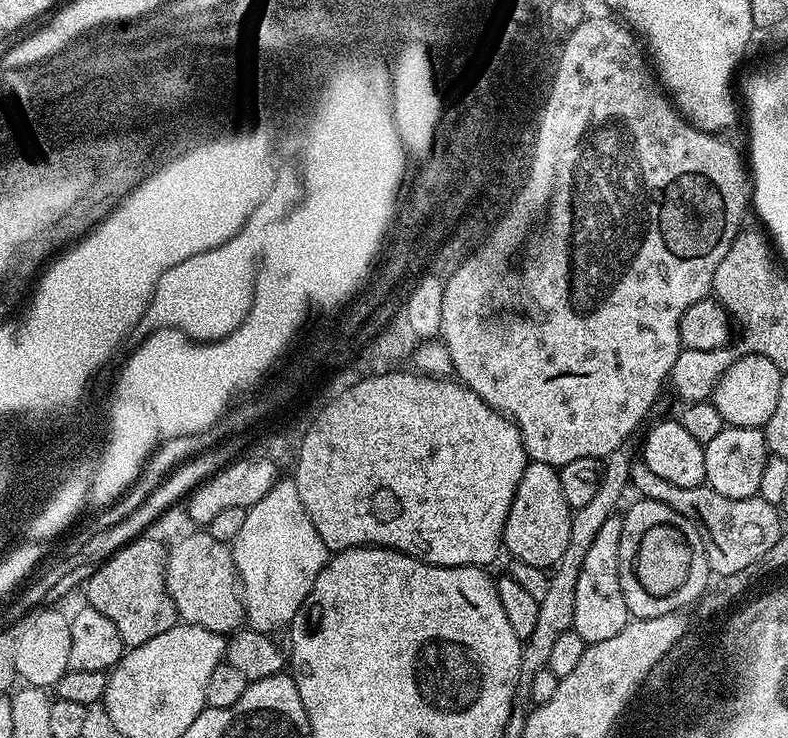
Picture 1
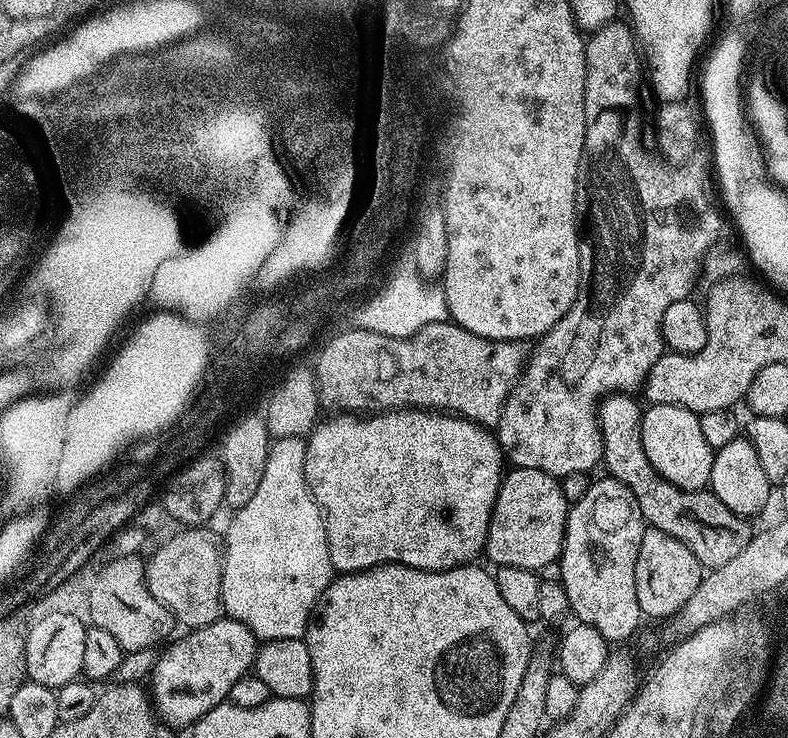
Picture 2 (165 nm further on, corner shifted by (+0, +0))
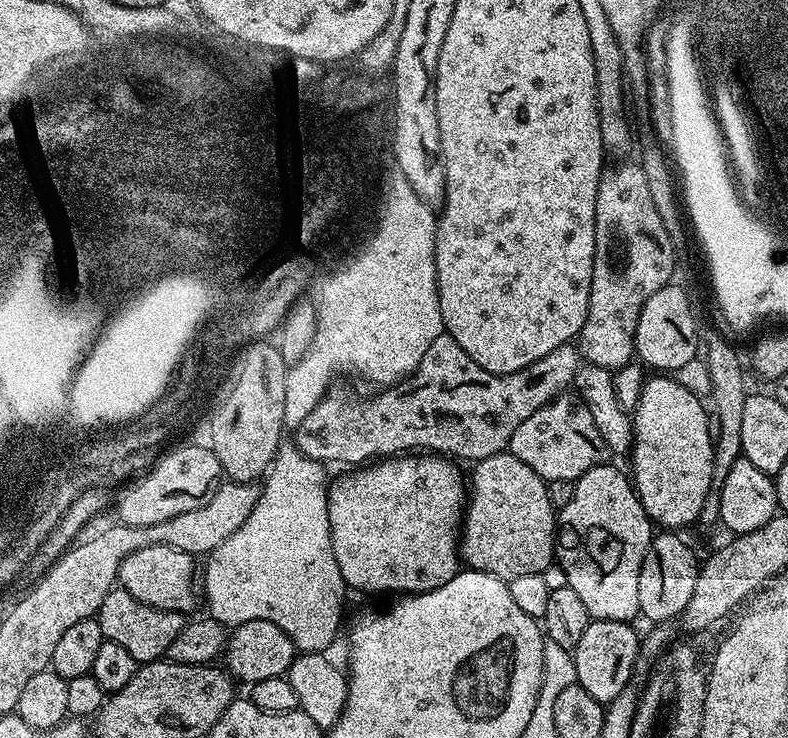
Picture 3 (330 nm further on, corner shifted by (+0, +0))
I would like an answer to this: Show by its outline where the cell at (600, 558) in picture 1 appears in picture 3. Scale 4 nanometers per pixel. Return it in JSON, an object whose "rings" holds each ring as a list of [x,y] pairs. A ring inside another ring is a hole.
{"rings":[[[612,462],[586,470],[586,474],[582,474],[575,481],[574,498],[570,498],[570,502],[566,502],[566,506],[559,509],[556,517],[554,560],[566,572],[568,587],[574,590],[574,594],[578,594],[591,619],[632,622],[640,616],[638,574],[642,570],[646,550],[652,545],[653,535],[653,521],[648,519],[642,502],[636,497],[631,479],[625,473],[623,476]]]}

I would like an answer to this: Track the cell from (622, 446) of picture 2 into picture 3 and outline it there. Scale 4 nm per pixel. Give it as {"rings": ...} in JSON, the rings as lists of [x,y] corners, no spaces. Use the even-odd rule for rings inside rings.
{"rings":[[[442,334],[438,338],[434,338],[434,342],[430,342],[430,350],[426,350],[426,354],[422,354],[422,362],[418,362],[415,372],[407,377],[405,384],[399,383],[385,387],[383,390],[377,391],[380,393],[378,393],[373,400],[359,400],[356,396],[343,396],[340,392],[329,391],[320,399],[318,406],[314,406],[314,410],[310,410],[310,414],[306,414],[306,418],[302,418],[302,422],[295,425],[294,432],[296,432],[296,437],[294,437],[294,443],[297,450],[306,458],[314,458],[319,464],[325,466],[331,466],[331,464],[360,466],[365,462],[375,461],[377,458],[391,458],[397,454],[407,453],[409,450],[429,450],[431,453],[443,454],[449,458],[455,458],[460,462],[465,462],[464,460],[475,462],[482,458],[490,458],[494,454],[498,454],[507,449],[508,440],[514,434],[514,430],[518,430],[518,426],[522,426],[522,422],[526,422],[526,418],[528,418],[534,410],[541,408],[546,402],[546,395],[544,396],[544,392],[552,392],[548,394],[567,393],[569,391],[568,387],[576,380],[576,388],[580,391],[579,399],[586,406],[586,410],[590,410],[590,418],[594,418],[594,426],[598,426],[598,434],[602,434],[602,442],[606,442],[609,453],[611,453],[613,457],[627,457],[632,450],[632,418],[629,412],[618,402],[616,391],[614,390],[613,379],[613,373],[609,371],[609,369],[598,366],[597,364],[582,362],[580,351],[575,343],[563,344],[562,346],[558,346],[558,350],[550,350],[550,354],[546,354],[546,358],[538,358],[538,362],[534,362],[522,370],[518,370],[514,374],[502,374],[501,376],[498,374],[490,374],[486,370],[482,370],[482,366],[478,366],[478,362],[474,362],[474,358],[470,358],[470,354],[466,354],[466,350],[462,350],[462,346],[458,346],[458,342],[454,342],[454,338]]]}

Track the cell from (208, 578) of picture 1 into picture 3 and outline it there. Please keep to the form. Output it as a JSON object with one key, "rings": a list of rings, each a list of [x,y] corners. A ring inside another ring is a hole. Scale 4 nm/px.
{"rings":[[[150,545],[134,550],[124,559],[118,577],[119,587],[125,588],[138,602],[167,612],[188,614],[198,600],[198,564],[194,556],[168,545]]]}

